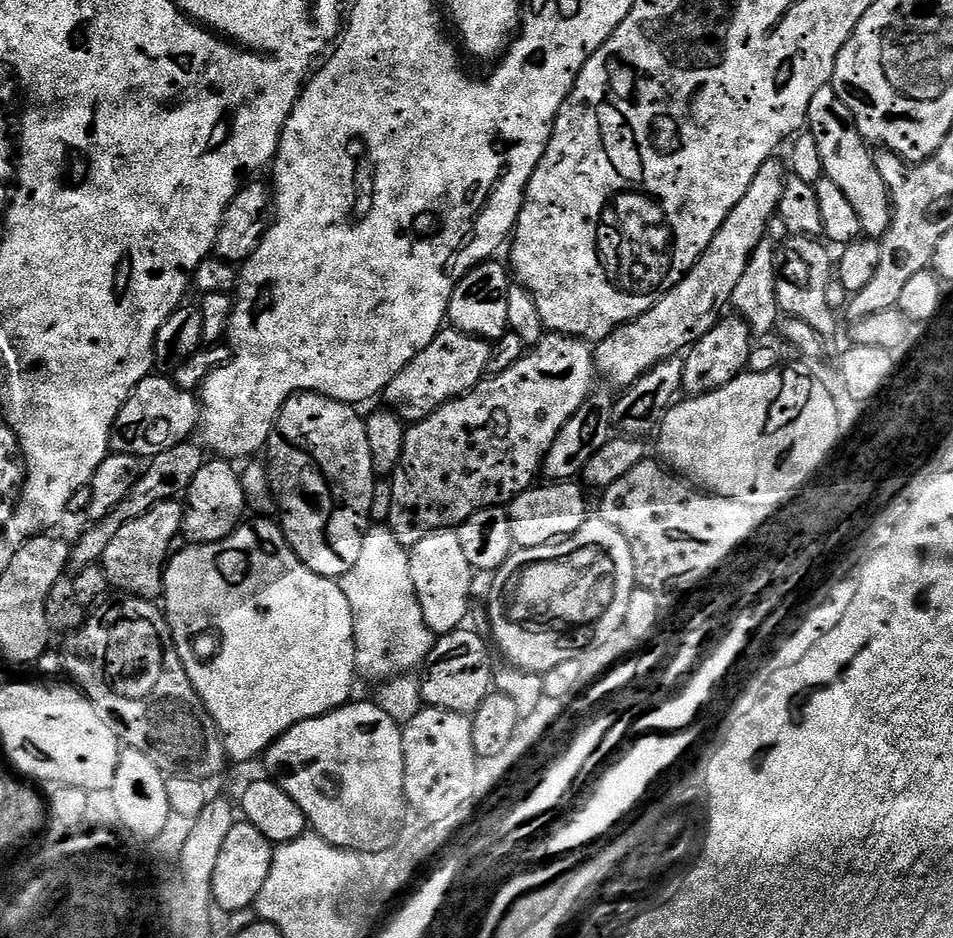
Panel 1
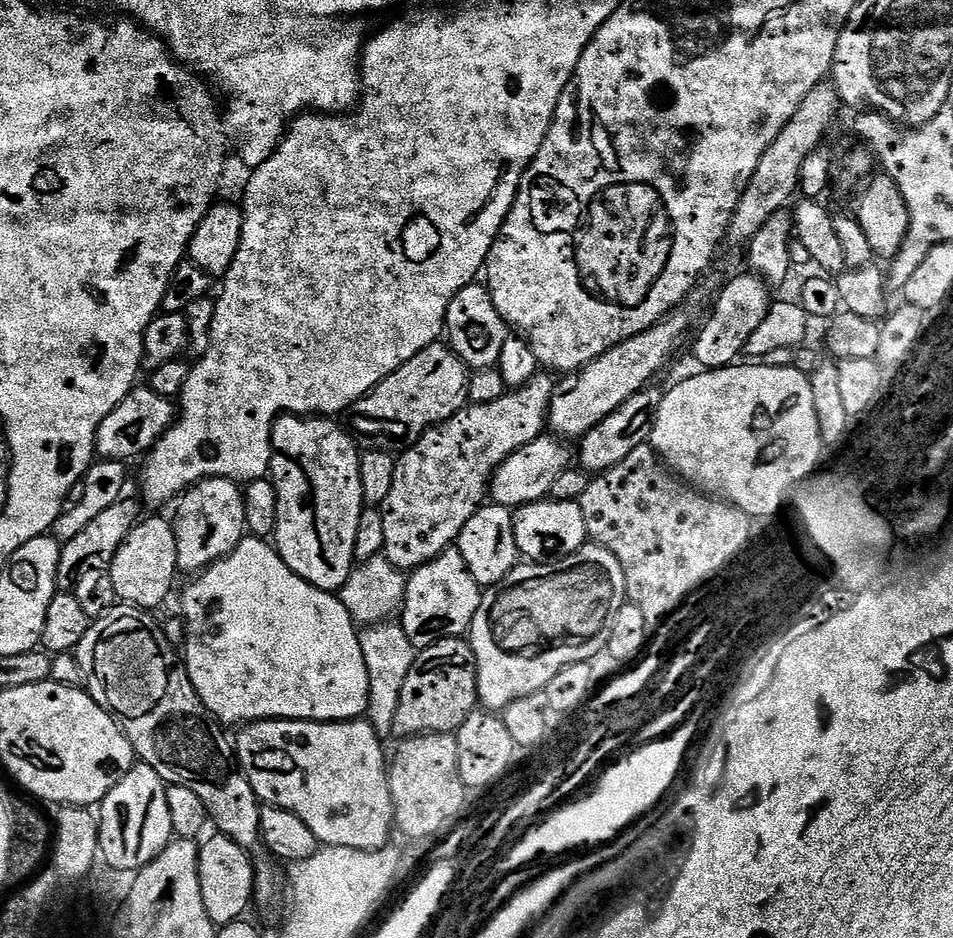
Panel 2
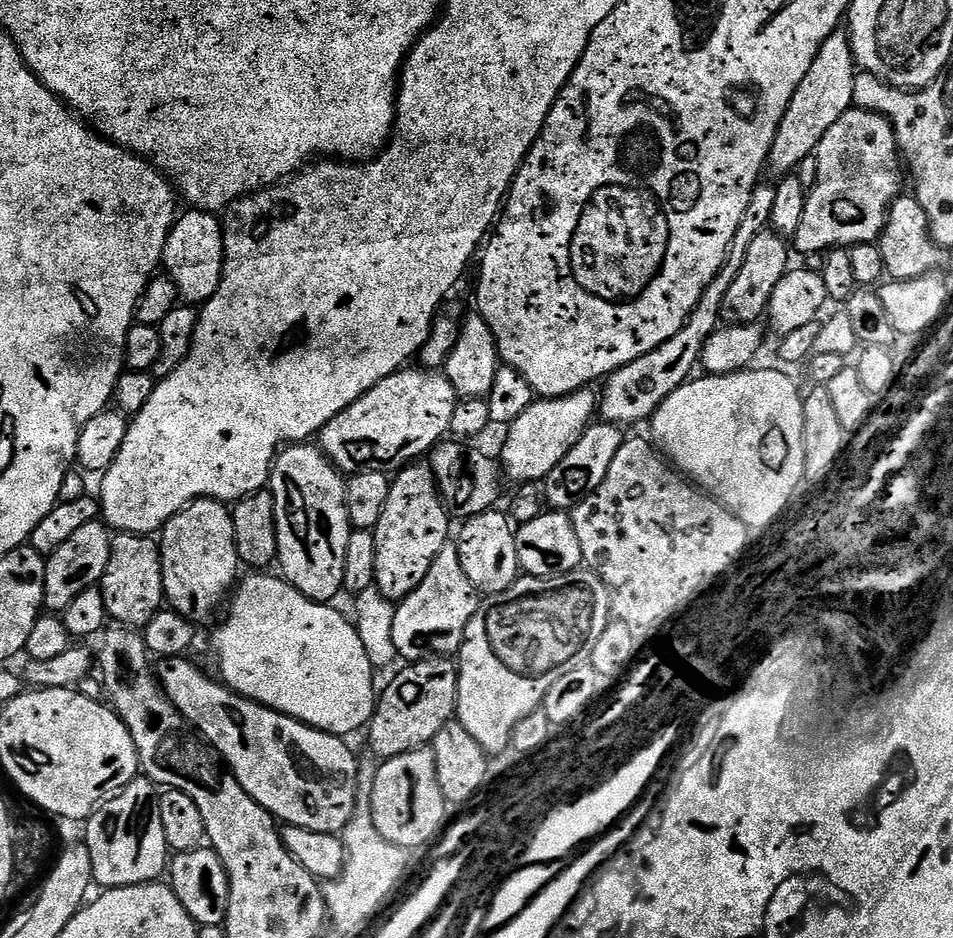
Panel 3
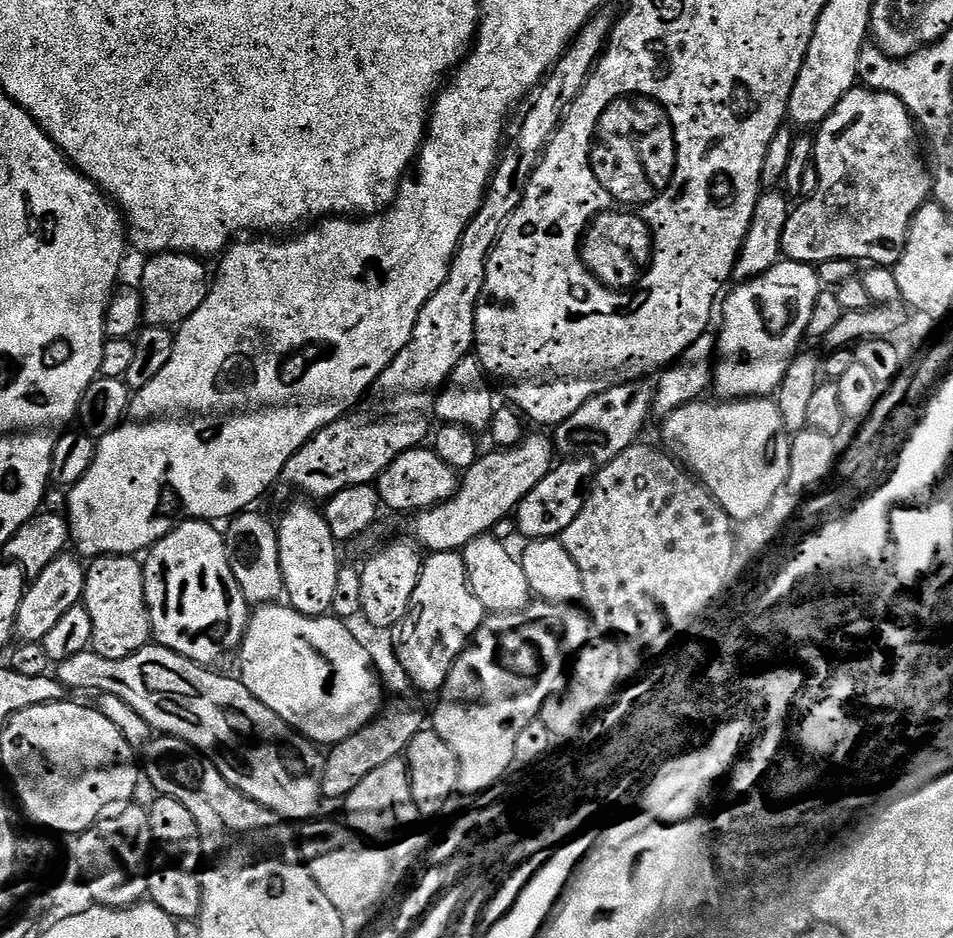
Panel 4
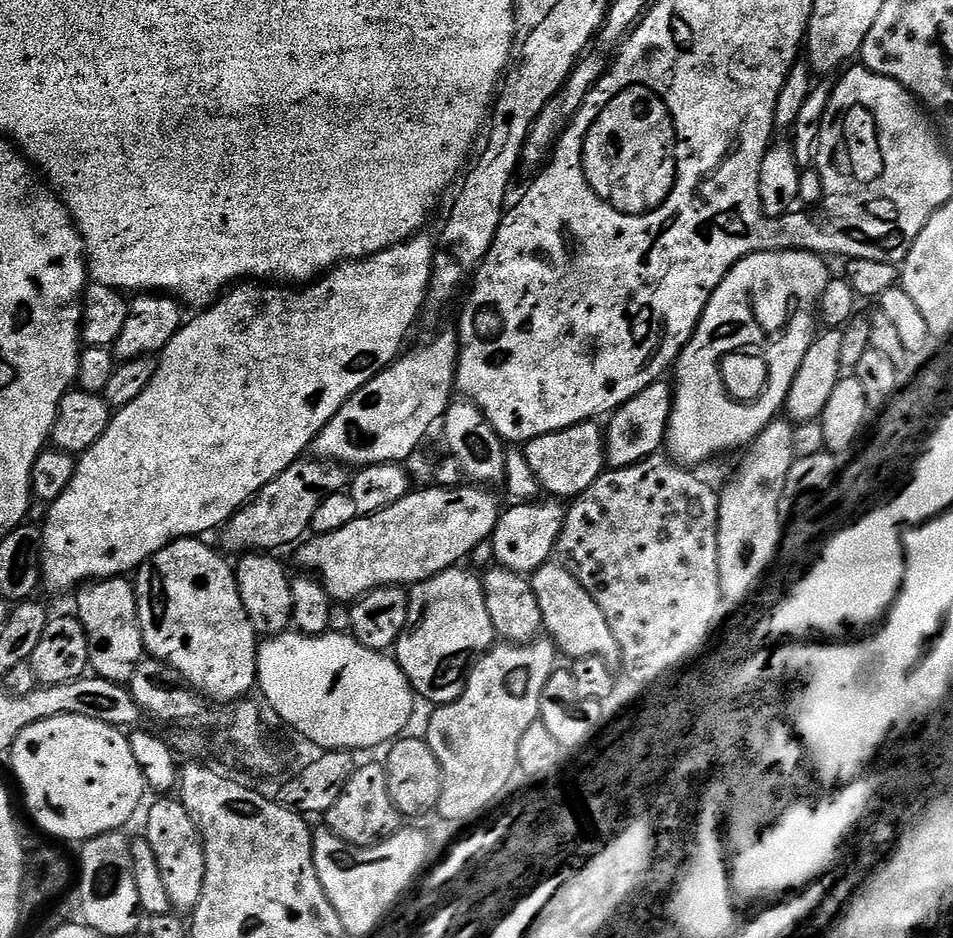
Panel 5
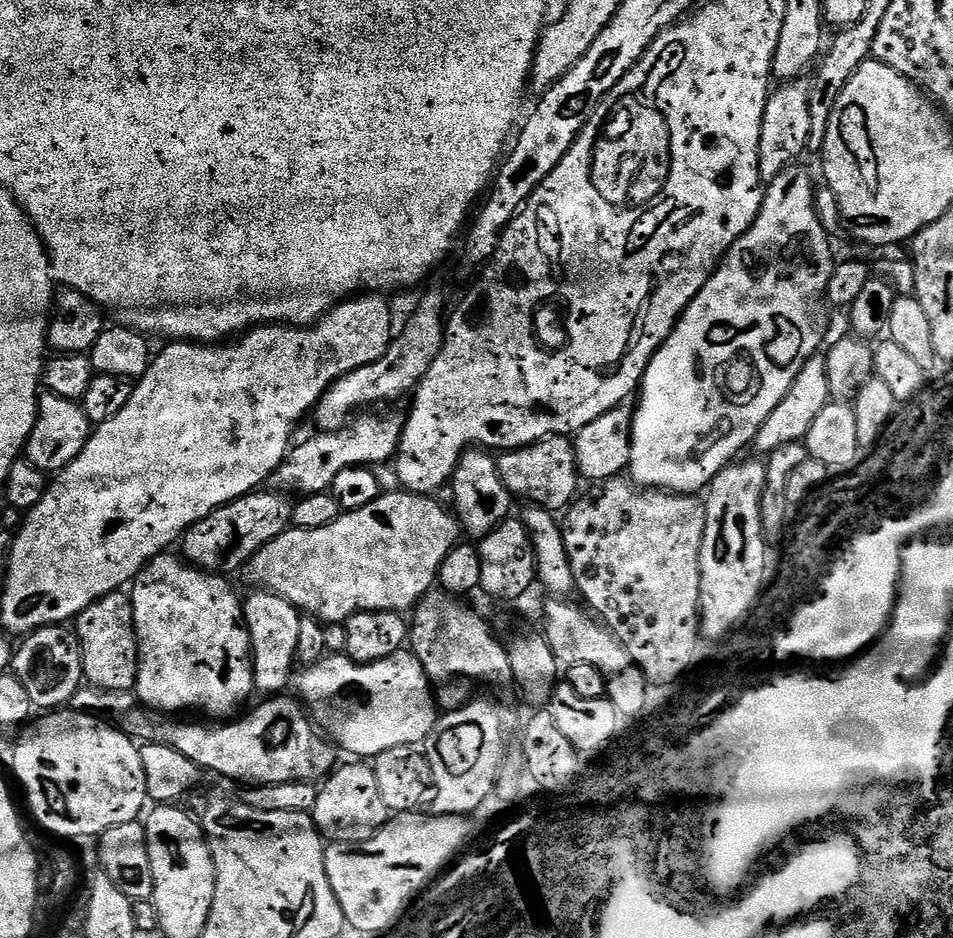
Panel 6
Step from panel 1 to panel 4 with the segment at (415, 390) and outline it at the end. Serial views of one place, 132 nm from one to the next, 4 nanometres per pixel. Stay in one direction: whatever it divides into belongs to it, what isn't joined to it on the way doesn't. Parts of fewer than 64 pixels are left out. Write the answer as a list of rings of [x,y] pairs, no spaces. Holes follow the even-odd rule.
[[[420,414],[401,416],[404,416],[401,420],[341,418],[333,424],[327,424],[292,455],[290,462],[286,462],[279,483],[313,496],[308,497],[313,501],[327,502],[334,494],[338,494],[338,490],[375,482],[386,470],[386,466],[398,458],[398,454],[421,447],[429,439],[428,424]]]

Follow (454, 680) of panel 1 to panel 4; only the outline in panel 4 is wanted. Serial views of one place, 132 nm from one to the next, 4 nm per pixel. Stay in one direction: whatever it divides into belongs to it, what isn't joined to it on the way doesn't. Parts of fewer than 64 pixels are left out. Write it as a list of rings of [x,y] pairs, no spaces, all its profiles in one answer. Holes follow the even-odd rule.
[[[392,698],[388,704],[385,703],[380,711],[376,713],[376,719],[371,720],[362,730],[358,730],[354,734],[350,734],[350,738],[346,738],[342,742],[338,742],[327,753],[324,762],[324,796],[327,799],[343,801],[345,796],[350,794],[350,790],[354,790],[354,786],[358,786],[358,782],[362,782],[362,778],[366,778],[366,774],[370,774],[373,770],[378,770],[378,766],[382,766],[391,760],[399,760],[407,753],[410,742],[414,738],[414,734],[418,734],[425,727],[426,716],[423,716],[408,698]]]

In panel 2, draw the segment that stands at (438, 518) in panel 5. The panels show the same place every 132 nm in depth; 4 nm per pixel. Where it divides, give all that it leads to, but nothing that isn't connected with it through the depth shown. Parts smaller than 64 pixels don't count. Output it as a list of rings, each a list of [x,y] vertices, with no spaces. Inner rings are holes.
[[[697,286],[688,293],[688,299],[678,308],[664,317],[659,324],[650,330],[606,350],[596,360],[584,365],[579,372],[565,375],[552,391],[552,401],[548,407],[548,424],[557,437],[582,438],[594,426],[598,426],[622,402],[626,402],[634,394],[649,387],[656,376],[656,371],[672,356],[672,351],[684,340],[684,335],[692,328],[696,315],[710,304],[708,292],[703,286]]]

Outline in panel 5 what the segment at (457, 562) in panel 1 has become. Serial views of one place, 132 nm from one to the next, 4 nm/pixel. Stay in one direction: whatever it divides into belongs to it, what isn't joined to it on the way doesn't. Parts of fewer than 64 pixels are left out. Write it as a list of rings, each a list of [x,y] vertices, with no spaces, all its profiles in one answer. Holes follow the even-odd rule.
[[[468,566],[447,568],[420,584],[411,585],[408,594],[408,621],[394,649],[396,664],[406,674],[412,691],[421,701],[429,700],[432,706],[457,700],[464,692],[466,673],[498,640],[490,610],[486,610],[483,579],[471,567],[464,567]]]

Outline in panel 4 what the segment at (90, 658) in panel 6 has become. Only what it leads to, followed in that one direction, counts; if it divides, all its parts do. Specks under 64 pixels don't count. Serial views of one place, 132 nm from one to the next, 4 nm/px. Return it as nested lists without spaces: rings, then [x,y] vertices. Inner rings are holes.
[[[136,556],[95,557],[84,574],[82,603],[94,626],[91,651],[102,654],[102,658],[130,658],[130,654],[142,650],[152,640],[144,566]]]

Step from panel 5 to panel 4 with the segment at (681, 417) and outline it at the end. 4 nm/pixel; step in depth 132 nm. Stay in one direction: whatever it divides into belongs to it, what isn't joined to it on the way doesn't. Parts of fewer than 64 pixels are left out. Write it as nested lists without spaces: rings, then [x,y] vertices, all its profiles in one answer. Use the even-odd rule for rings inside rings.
[[[784,258],[755,280],[735,287],[722,300],[724,321],[718,331],[714,392],[725,401],[768,398],[779,389],[790,362],[801,351],[800,343],[805,343],[810,310],[814,310],[814,298],[822,291],[822,283],[813,265]]]

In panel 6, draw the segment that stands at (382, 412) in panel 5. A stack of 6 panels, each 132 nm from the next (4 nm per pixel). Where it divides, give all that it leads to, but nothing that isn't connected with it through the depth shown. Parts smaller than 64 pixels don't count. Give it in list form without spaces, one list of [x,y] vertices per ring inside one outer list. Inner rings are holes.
[[[368,414],[357,415],[353,424],[352,421],[345,423],[344,428],[336,432],[321,431],[318,436],[312,436],[300,445],[297,443],[272,472],[271,487],[280,494],[297,492],[295,495],[300,498],[313,496],[315,492],[328,492],[334,478],[338,478],[342,470],[377,466],[376,464],[384,464],[387,460],[389,463],[400,444],[405,417],[384,416],[379,420],[376,416],[364,415]]]

